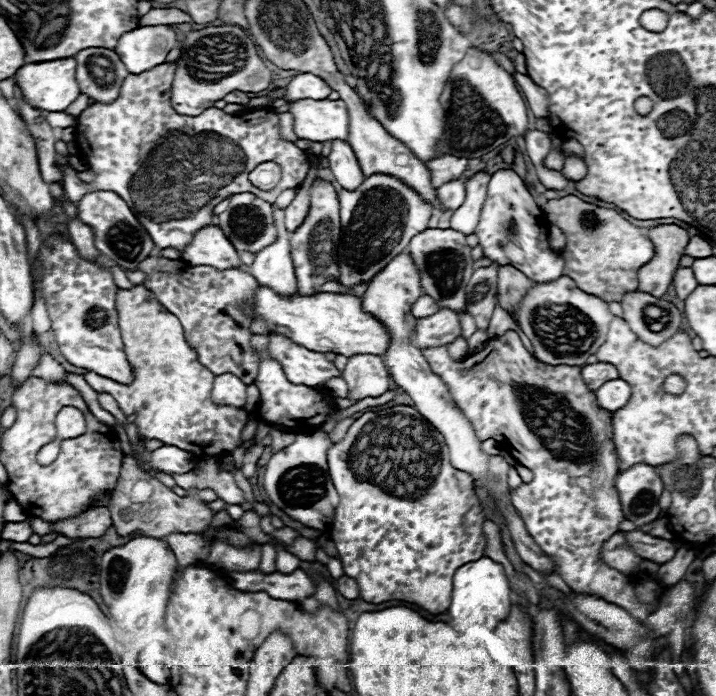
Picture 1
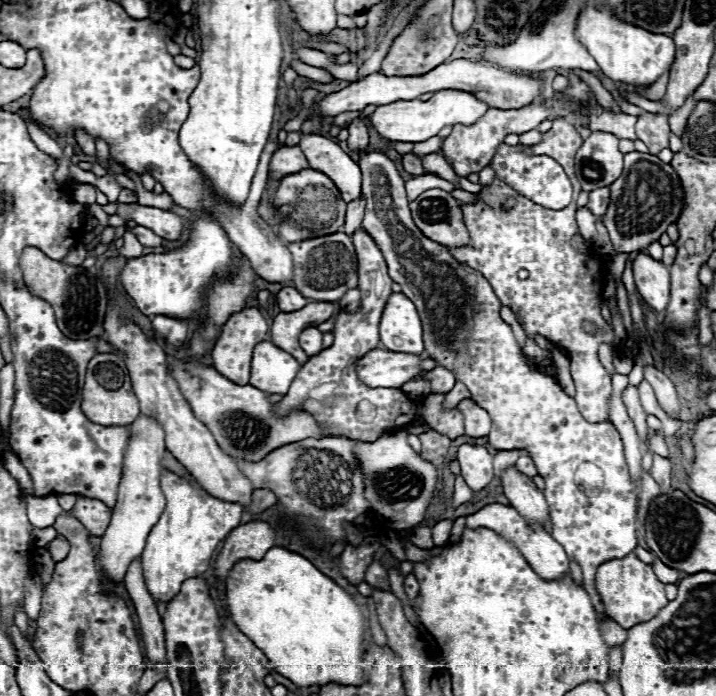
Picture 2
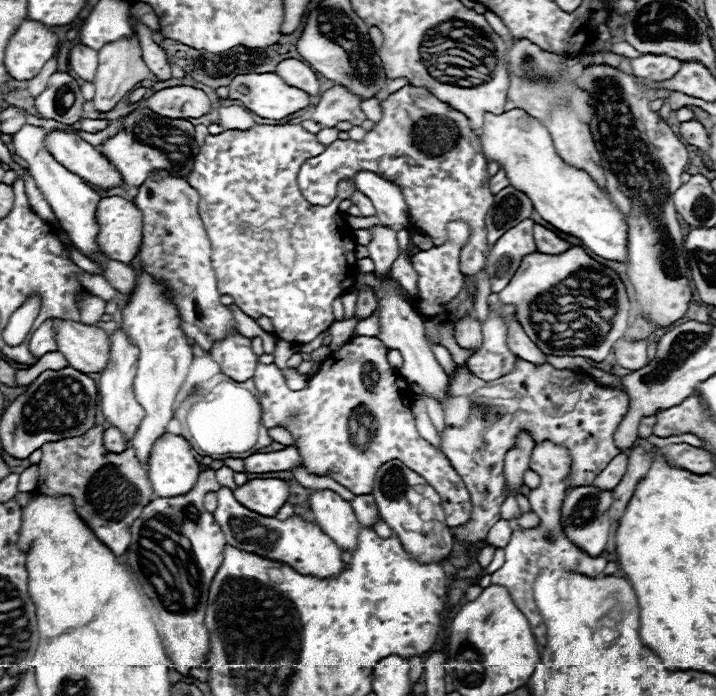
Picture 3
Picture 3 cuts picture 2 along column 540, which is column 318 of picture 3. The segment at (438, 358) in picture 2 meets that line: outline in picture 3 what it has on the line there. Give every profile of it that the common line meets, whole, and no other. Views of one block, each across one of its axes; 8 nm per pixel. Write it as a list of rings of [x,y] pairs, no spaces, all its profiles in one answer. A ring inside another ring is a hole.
[[[360,336],[346,342],[322,362],[318,374],[314,374],[302,390],[292,392],[286,388],[276,364],[258,364],[252,380],[262,406],[264,426],[286,426],[310,474],[330,476],[356,496],[362,496],[372,494],[378,468],[398,458],[440,494],[450,528],[470,520],[472,504],[462,478],[442,450],[420,438],[410,410],[414,402],[410,384],[398,378],[398,372],[388,364],[386,348],[378,338]],[[292,412],[298,412],[296,420],[290,420]]]

